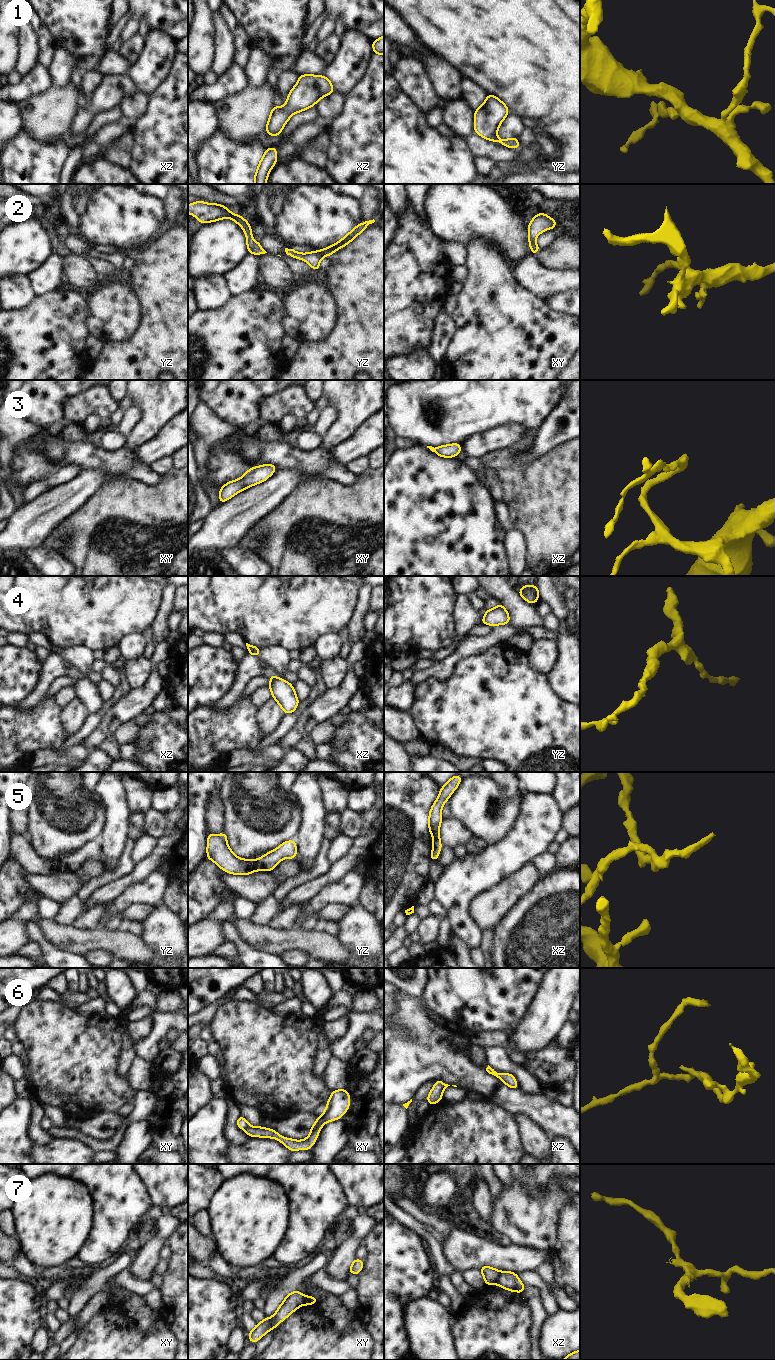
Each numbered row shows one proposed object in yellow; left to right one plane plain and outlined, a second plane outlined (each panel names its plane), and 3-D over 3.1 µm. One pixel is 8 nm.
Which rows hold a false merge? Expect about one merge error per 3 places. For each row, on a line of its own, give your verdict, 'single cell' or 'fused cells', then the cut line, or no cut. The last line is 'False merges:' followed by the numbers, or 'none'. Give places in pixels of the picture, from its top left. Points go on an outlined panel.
1: single cell; cut none
2: single cell; cut none
3: single cell; cut none
4: single cell; cut none
5: fused cells; cut yz (254, 861), (256, 869)
6: fused cells; cut xy (248, 1125), (244, 1129)
7: fused cells; cut xz (501, 1272), (493, 1283)
False merges: 5, 6, 7

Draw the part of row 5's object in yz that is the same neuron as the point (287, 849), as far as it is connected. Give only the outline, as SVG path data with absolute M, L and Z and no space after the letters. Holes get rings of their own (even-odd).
M296 839L285 841L278 848L258 858L255 861L255 869L271 872L283 858L295 859L296 855Z

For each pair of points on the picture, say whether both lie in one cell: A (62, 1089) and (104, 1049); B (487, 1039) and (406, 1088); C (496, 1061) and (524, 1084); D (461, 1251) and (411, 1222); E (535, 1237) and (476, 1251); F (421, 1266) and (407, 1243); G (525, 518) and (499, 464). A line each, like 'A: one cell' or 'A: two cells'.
A: one cell
B: two cells
C: one cell
D: two cells
E: two cells
F: one cell
G: one cell

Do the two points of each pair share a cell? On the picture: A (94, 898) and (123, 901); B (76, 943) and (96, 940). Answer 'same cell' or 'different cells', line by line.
A: different cells
B: same cell

